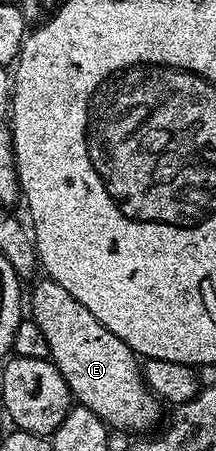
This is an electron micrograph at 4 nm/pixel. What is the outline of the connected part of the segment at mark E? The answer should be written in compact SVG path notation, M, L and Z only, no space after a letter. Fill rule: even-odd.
M50 279L43 280L32 289L30 317L31 320L38 323L38 327L42 327L42 335L46 335L50 360L58 367L62 379L66 379L75 404L85 405L87 409L94 411L94 415L98 415L98 419L102 419L104 424L113 430L125 430L132 435L144 435L155 430L161 424L160 409L162 410L162 405L148 390L137 354L133 353L132 348L126 343L122 343L122 339L118 339L118 335L114 335L114 331L102 327L102 323L98 323L98 319L94 319L94 315L90 315L90 311L86 311L86 307L82 307L82 303L78 303L78 299L74 299L68 294L66 287L54 283Z

